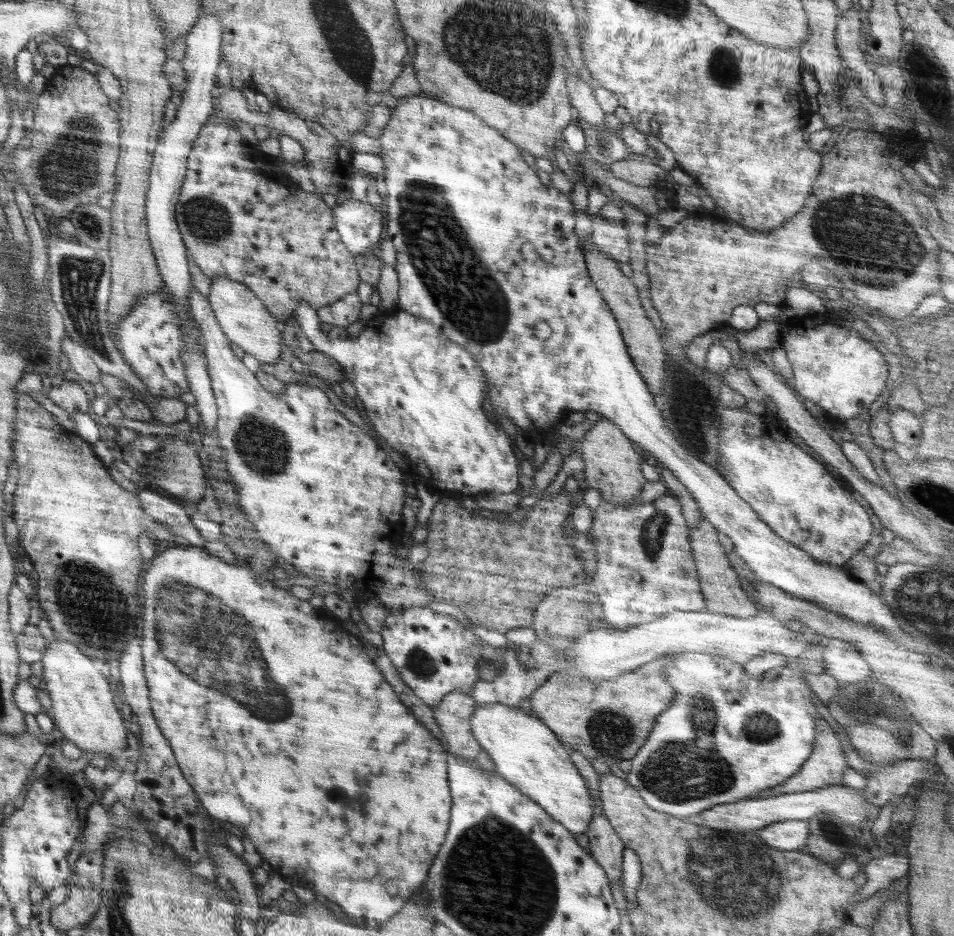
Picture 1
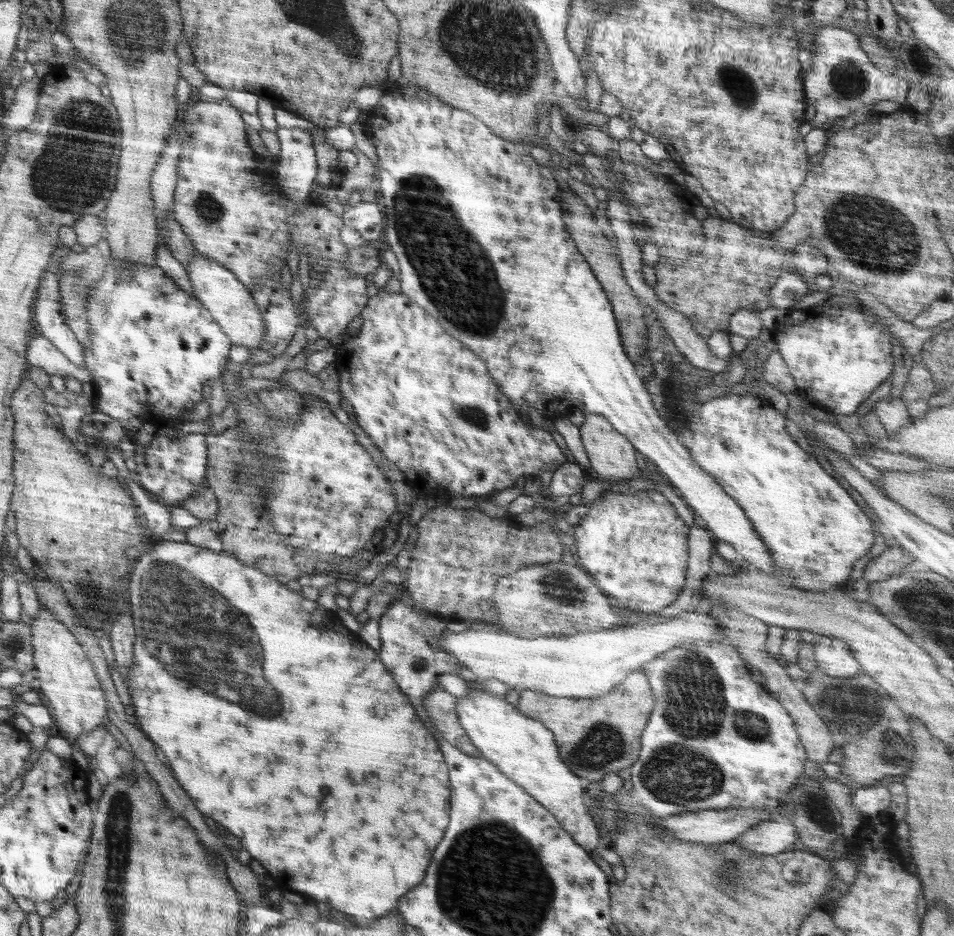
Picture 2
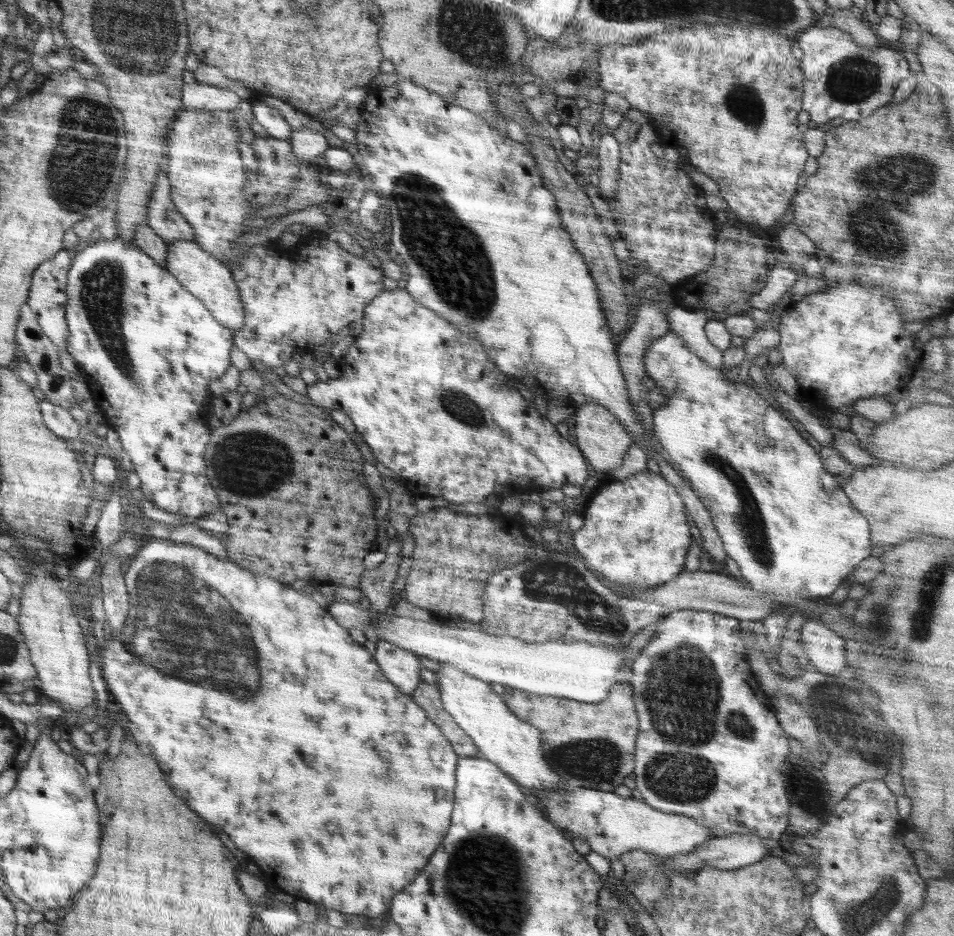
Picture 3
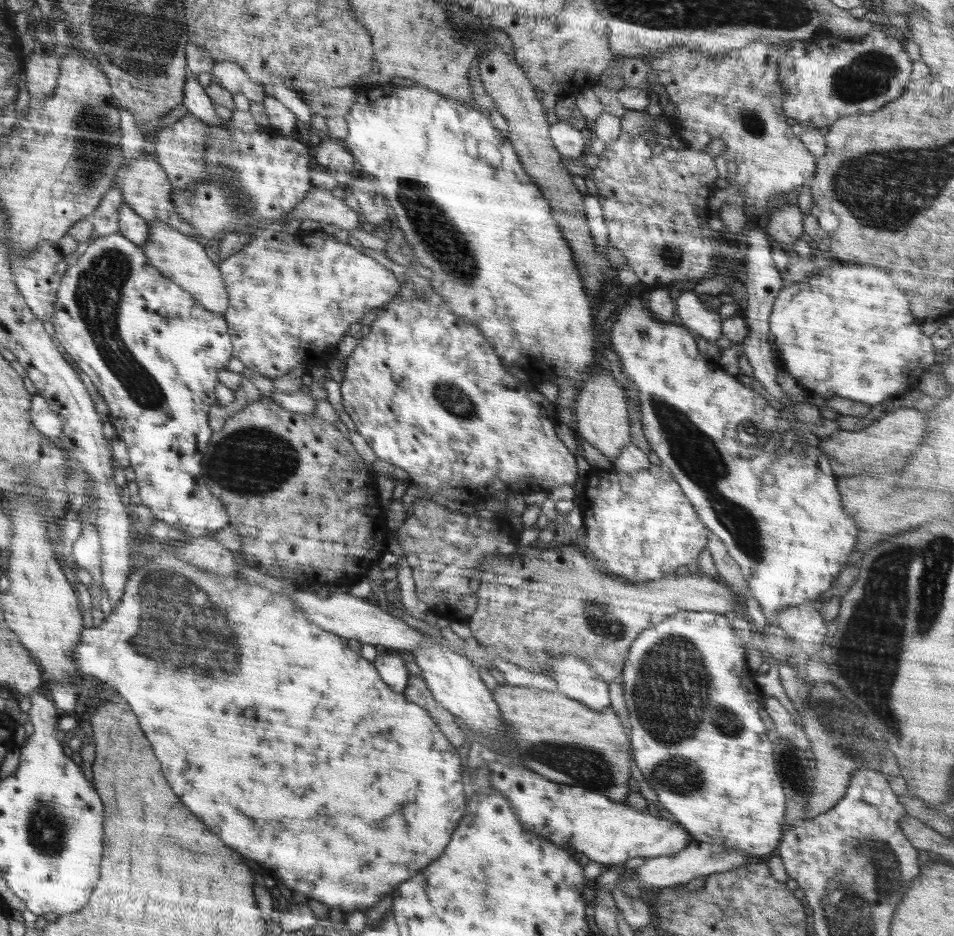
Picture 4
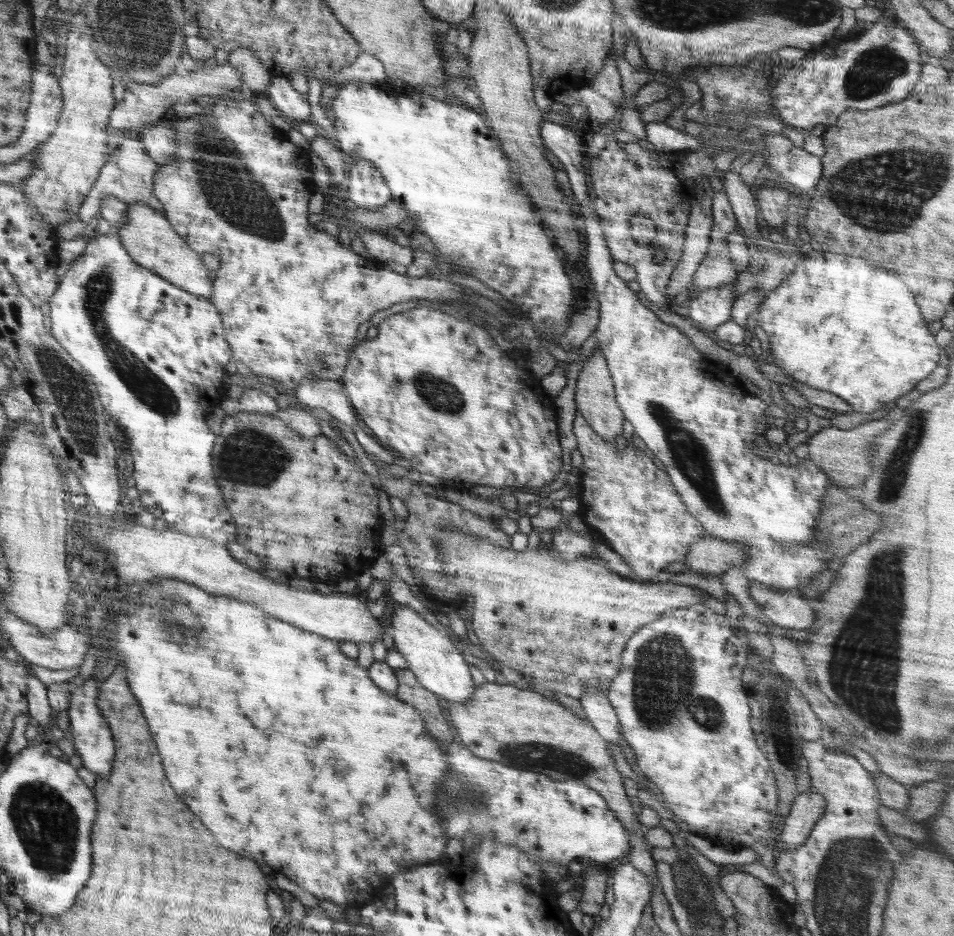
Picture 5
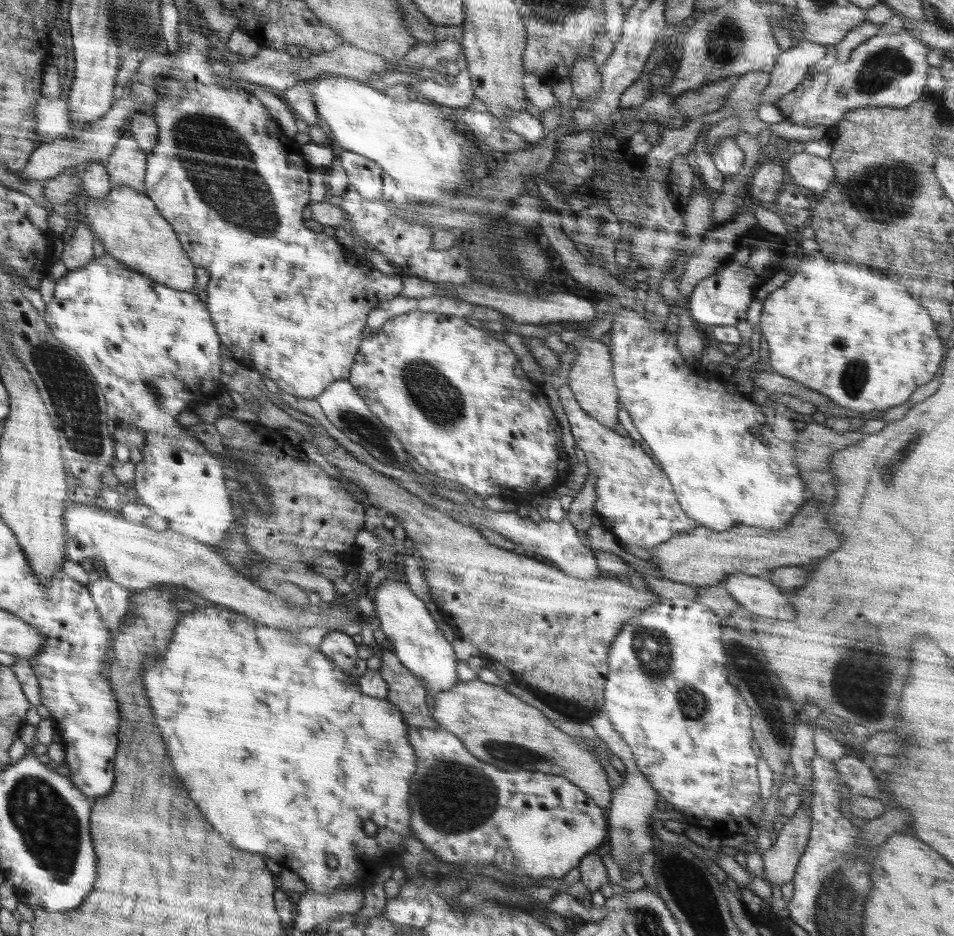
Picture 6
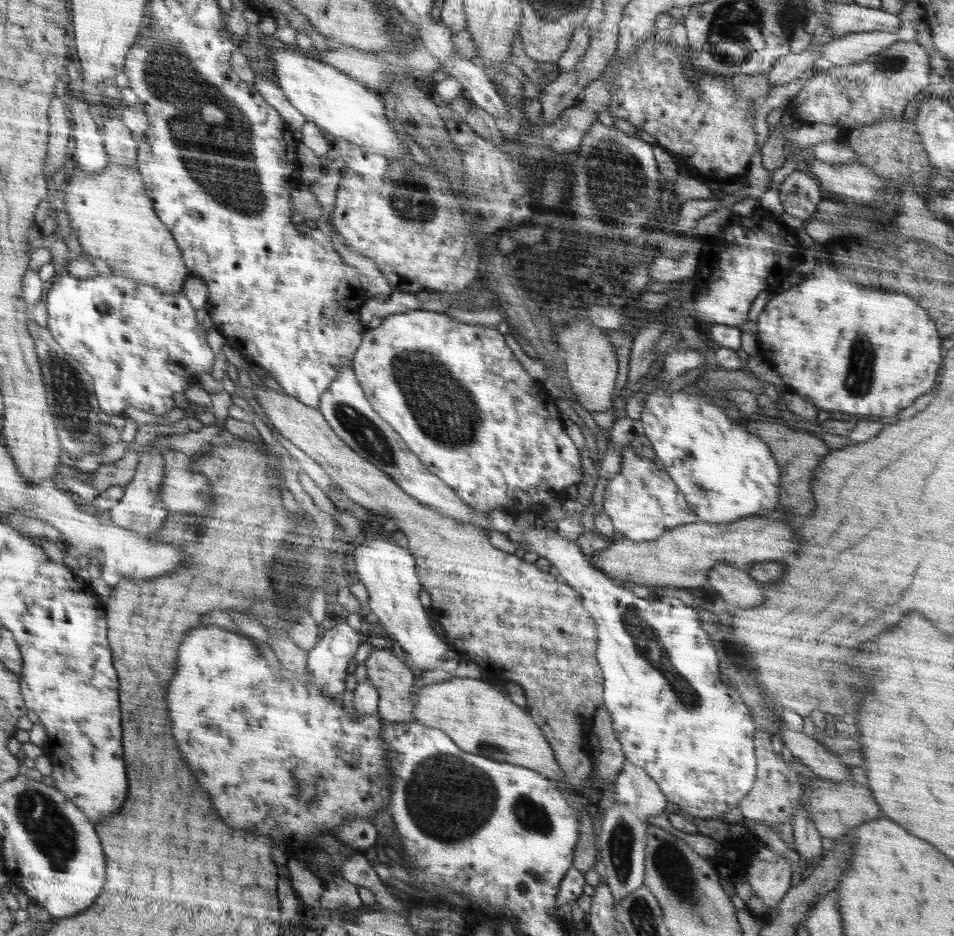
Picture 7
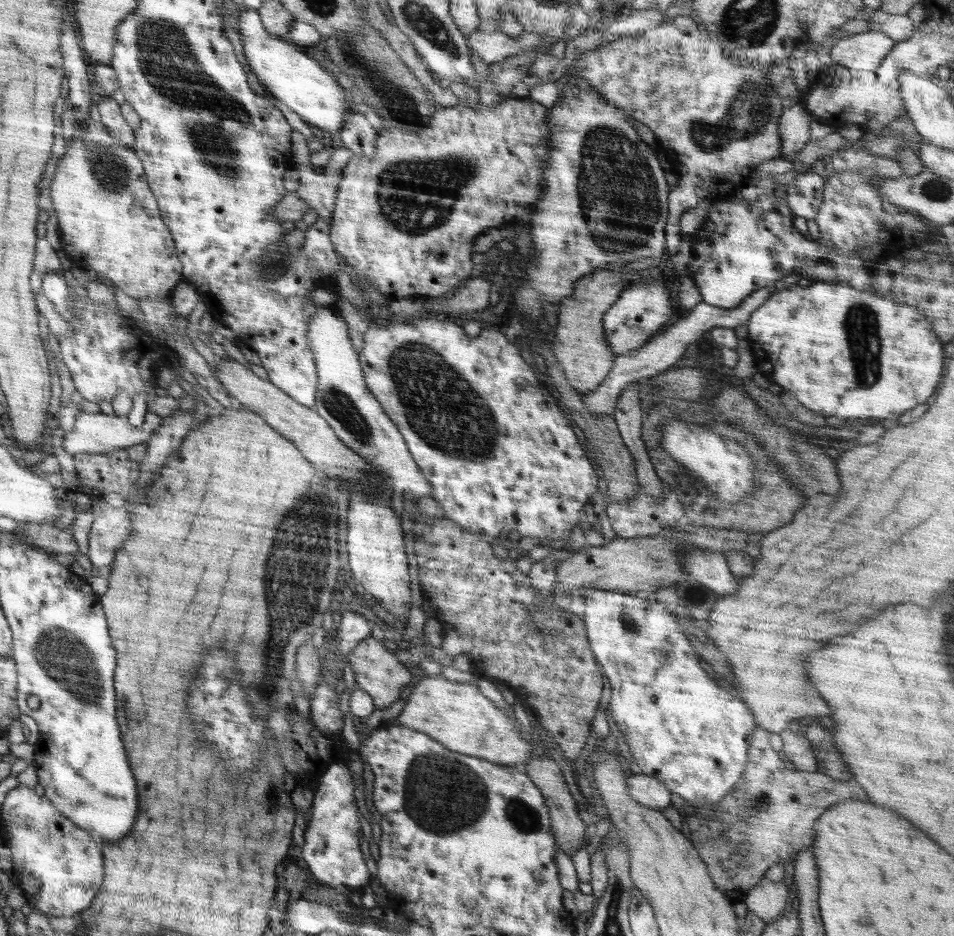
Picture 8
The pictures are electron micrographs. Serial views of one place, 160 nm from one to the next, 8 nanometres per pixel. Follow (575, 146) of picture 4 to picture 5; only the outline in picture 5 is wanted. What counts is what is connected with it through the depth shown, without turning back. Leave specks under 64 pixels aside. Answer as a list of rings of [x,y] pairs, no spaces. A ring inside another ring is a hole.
[[[545,121],[539,128],[540,136],[546,146],[546,149],[550,150],[556,158],[560,159],[560,162],[564,165],[565,171],[570,178],[570,184],[572,185],[572,192],[574,197],[579,200],[579,204],[582,210],[582,218],[584,218],[584,231],[587,232],[587,248],[586,248],[586,261],[585,264],[589,268],[588,280],[594,287],[594,292],[599,301],[599,323],[595,330],[595,337],[598,342],[598,350],[605,356],[607,365],[613,380],[615,399],[618,406],[622,409],[625,420],[628,420],[632,426],[634,426],[634,433],[636,433],[644,442],[646,446],[652,450],[654,456],[664,464],[664,470],[670,477],[672,484],[675,486],[676,492],[680,495],[682,502],[686,505],[688,512],[696,518],[696,520],[705,528],[708,534],[718,537],[719,539],[729,541],[740,541],[745,548],[747,561],[743,564],[743,573],[755,580],[763,587],[779,590],[779,591],[794,591],[798,586],[810,582],[810,578],[824,568],[824,562],[828,560],[828,554],[824,552],[816,552],[816,550],[804,550],[802,546],[806,546],[812,536],[814,536],[814,526],[817,522],[817,516],[821,510],[821,504],[825,499],[825,490],[828,484],[831,484],[834,476],[829,476],[824,472],[821,467],[818,467],[813,463],[813,460],[798,459],[794,455],[794,451],[790,448],[790,444],[787,443],[786,438],[788,435],[797,434],[802,427],[796,418],[787,413],[785,418],[782,418],[782,412],[778,412],[778,408],[774,408],[774,412],[770,412],[770,404],[766,403],[766,400],[759,399],[755,395],[751,395],[746,390],[742,390],[736,386],[730,386],[726,384],[726,380],[718,380],[718,376],[710,376],[710,372],[706,372],[706,368],[702,368],[703,358],[700,356],[700,351],[694,347],[693,343],[680,333],[680,330],[675,326],[668,325],[658,317],[645,305],[638,300],[638,294],[630,290],[627,287],[626,281],[622,280],[613,269],[613,262],[615,261],[610,254],[607,247],[605,238],[602,234],[602,222],[598,214],[596,213],[594,204],[590,205],[588,200],[588,191],[586,185],[586,176],[588,175],[586,162],[588,157],[586,155],[586,146],[582,141],[582,137],[570,130],[570,127],[566,125],[560,125],[552,123],[551,121]],[[774,542],[798,542],[800,548],[794,550],[782,550],[780,546],[774,546]]]

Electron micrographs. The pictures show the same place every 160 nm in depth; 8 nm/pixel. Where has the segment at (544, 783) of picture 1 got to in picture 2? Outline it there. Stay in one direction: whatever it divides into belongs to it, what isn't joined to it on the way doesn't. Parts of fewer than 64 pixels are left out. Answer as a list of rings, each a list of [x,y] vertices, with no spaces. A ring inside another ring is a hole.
[[[472,690],[457,700],[458,722],[482,757],[547,808],[576,844],[587,852],[598,848],[599,830],[584,799],[588,782],[574,775],[560,760],[553,732],[539,720],[522,714],[503,698],[484,691]]]

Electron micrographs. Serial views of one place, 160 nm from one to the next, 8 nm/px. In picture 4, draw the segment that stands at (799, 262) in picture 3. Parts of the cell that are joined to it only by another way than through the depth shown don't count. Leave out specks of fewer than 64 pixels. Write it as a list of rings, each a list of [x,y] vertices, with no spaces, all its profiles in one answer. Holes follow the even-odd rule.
[[[788,203],[772,212],[765,230],[768,230],[769,238],[774,238],[780,245],[783,243],[794,245],[804,231],[803,213],[798,204]]]

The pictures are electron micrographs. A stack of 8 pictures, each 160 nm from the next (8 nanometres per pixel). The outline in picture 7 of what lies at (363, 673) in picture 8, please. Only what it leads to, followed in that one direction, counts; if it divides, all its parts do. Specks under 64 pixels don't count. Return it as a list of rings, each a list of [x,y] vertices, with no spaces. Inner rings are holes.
[[[373,647],[370,656],[364,662],[366,665],[366,678],[374,685],[380,700],[377,713],[390,723],[414,722],[413,708],[418,703],[417,691],[414,689],[414,679],[418,675],[413,667],[405,661],[397,650],[391,648]]]

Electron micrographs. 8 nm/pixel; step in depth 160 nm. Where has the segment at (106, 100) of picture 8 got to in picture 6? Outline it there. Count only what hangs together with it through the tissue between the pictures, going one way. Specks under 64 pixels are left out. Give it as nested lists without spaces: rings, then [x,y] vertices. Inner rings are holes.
[[[126,131],[124,135],[120,135],[112,153],[104,161],[111,186],[126,186],[126,188],[132,188],[136,192],[145,193],[146,158],[147,153],[138,147],[132,134]]]

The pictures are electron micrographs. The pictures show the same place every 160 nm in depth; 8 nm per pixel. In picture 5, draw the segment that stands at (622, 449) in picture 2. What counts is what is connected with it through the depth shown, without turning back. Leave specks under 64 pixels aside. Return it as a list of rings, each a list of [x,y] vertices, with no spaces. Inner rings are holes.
[[[599,350],[594,352],[590,360],[584,362],[576,381],[575,402],[577,410],[591,426],[596,436],[612,442],[614,438],[623,434],[622,426],[624,426],[625,416],[615,399],[613,380],[607,360]]]

